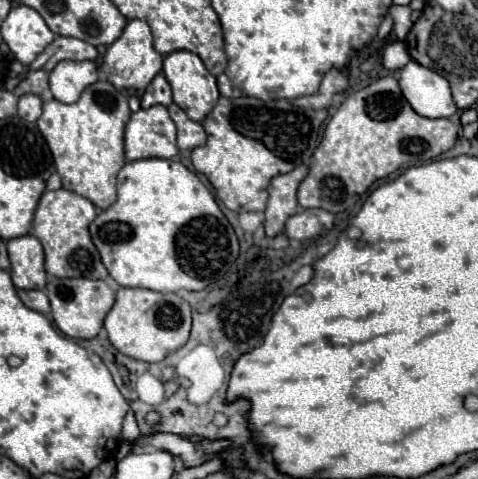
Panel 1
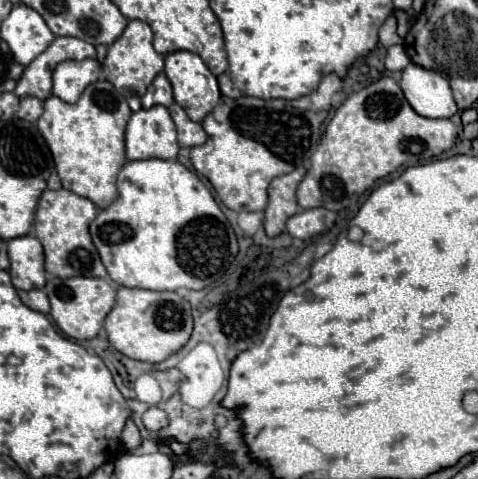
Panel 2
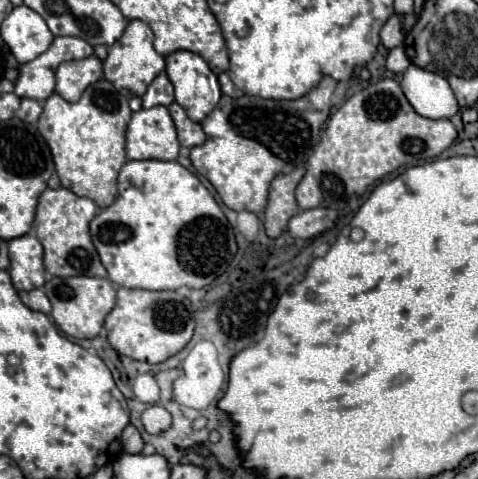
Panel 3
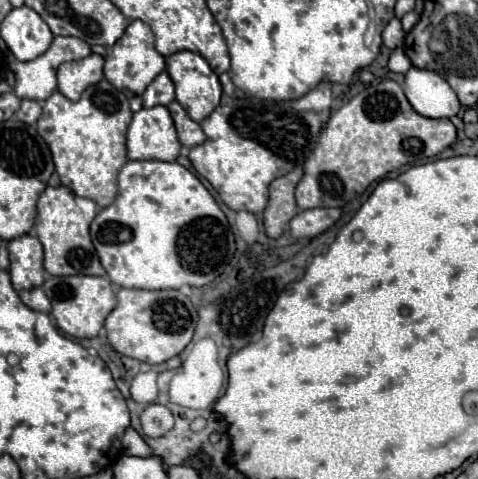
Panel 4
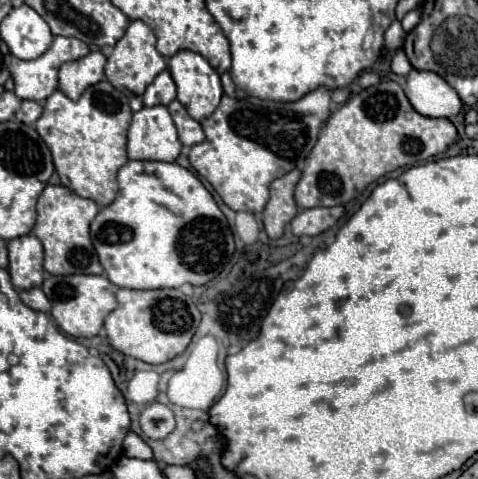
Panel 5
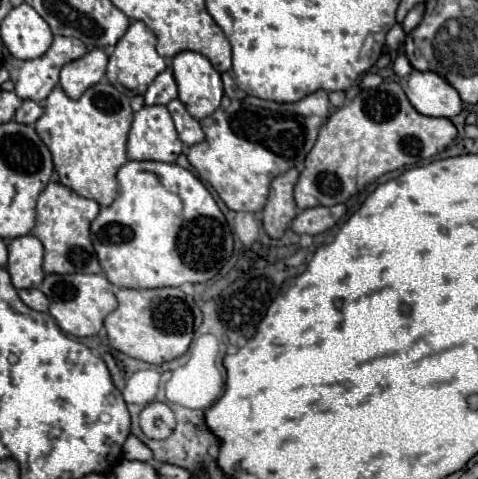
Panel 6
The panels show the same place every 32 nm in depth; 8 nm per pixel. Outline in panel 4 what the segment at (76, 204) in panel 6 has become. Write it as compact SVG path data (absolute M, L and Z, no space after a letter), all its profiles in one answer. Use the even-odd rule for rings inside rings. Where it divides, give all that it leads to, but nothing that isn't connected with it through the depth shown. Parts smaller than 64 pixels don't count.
M48 186L38 200L38 214L34 222L34 230L38 240L44 246L44 268L52 276L106 276L94 244L90 240L90 222L96 216L96 204L88 198L76 196L70 188Z

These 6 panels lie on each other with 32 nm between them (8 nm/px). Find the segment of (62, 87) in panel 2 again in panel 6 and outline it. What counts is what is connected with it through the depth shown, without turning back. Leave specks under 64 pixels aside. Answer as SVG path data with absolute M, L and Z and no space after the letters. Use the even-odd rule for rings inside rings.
M100 48L88 52L78 60L64 64L60 70L60 88L72 100L78 100L86 88L98 84L104 78L106 64L108 64L108 56Z

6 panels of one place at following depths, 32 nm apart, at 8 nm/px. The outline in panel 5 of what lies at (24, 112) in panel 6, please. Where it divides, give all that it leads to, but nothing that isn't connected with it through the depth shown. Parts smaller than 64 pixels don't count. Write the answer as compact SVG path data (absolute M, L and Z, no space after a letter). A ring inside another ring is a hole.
M22 100L20 110L16 112L16 118L24 124L34 124L42 114L42 104L34 102L34 100Z

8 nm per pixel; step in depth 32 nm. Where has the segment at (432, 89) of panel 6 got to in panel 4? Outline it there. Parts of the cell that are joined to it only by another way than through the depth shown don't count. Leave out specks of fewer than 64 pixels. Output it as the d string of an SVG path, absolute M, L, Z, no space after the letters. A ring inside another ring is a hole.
M412 66L404 74L402 88L412 108L426 118L452 118L460 110L460 102L450 84L436 72Z

